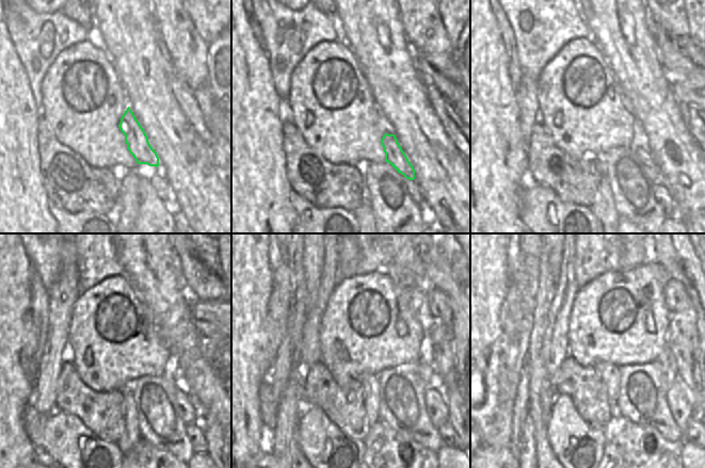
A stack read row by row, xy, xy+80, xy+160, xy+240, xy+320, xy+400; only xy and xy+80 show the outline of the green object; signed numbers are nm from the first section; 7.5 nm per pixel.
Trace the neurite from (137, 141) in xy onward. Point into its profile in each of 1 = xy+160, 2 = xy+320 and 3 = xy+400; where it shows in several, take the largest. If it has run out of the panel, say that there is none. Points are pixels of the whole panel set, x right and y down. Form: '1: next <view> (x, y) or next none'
1: next xy+160 (653, 172)
2: next xy+320 (435, 402)
3: next xy+400 (678, 398)

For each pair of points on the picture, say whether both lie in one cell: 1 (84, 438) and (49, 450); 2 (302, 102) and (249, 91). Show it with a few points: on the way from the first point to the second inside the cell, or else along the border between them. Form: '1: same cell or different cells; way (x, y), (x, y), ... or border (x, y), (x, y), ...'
1: same cell; way (76, 441), (58, 441)
2: different cells; border (286, 100), (289, 118)

